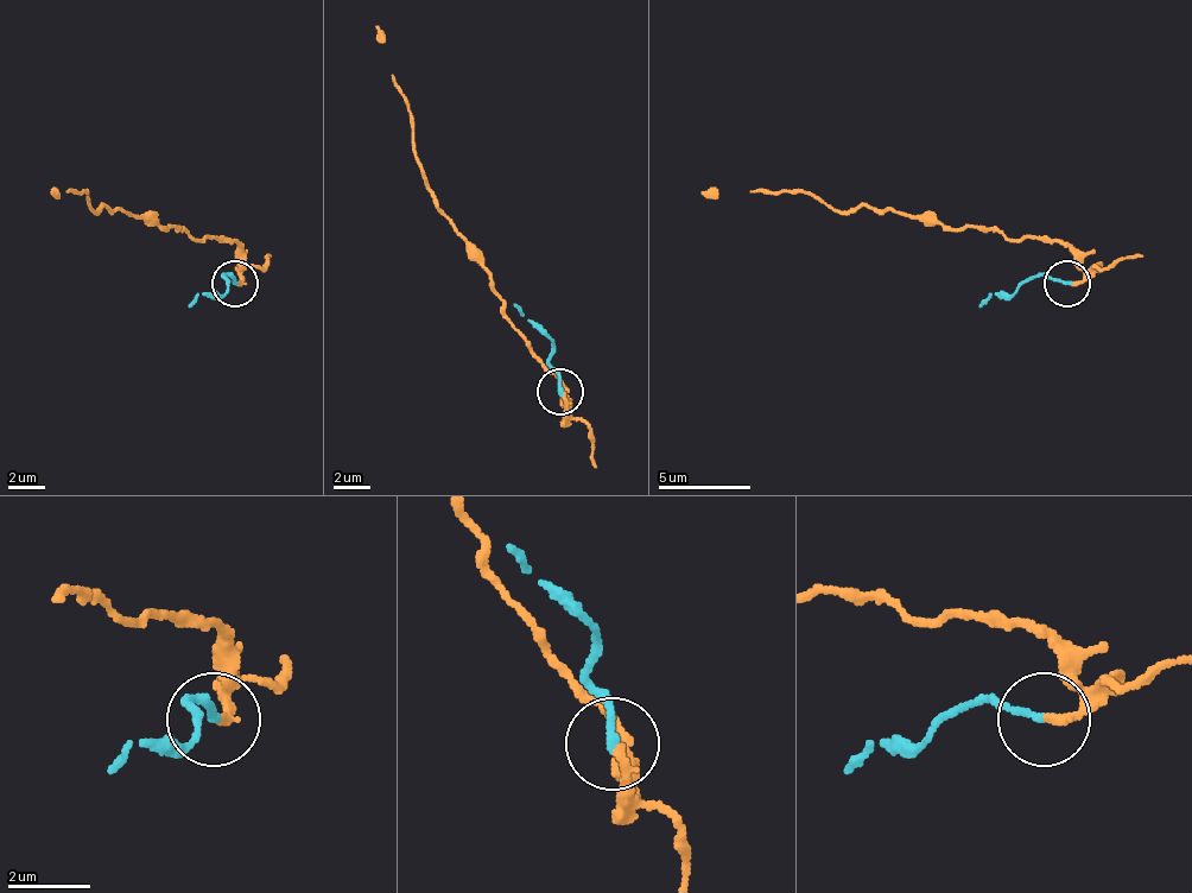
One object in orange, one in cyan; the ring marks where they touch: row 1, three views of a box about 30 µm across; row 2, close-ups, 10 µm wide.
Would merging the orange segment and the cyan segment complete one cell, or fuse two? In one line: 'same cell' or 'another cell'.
same cell

